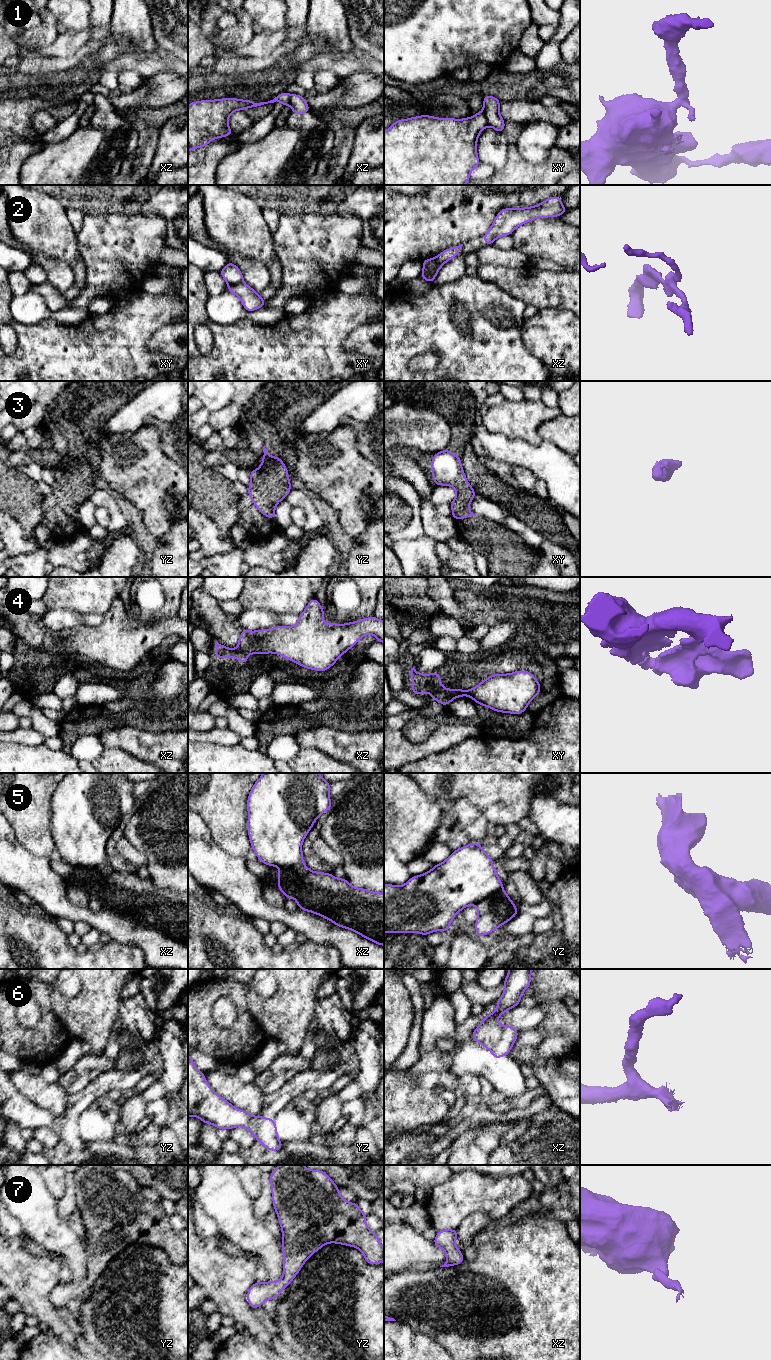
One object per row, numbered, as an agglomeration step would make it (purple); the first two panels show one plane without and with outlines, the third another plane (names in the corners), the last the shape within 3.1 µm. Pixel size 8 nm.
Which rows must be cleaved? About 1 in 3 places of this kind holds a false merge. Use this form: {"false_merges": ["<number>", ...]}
{"false_merges": ["1", "2", "4", "5"]}

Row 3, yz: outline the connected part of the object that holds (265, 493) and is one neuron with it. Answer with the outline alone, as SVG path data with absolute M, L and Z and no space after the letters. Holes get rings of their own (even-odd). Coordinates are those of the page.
M263 447L263 459L258 469L250 471L247 494L264 516L275 520L275 507L291 491L288 469L277 456L270 456Z

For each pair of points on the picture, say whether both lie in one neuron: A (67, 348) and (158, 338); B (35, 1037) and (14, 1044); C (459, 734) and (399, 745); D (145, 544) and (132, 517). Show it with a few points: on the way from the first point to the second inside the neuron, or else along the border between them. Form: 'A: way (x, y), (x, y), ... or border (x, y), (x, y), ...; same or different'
A: border (168, 325), (151, 336), (146, 345), (148, 350); different
B: way (30, 1041), (19, 1042); same
C: way (444, 737), (426, 748), (414, 748); same
D: way (143, 537), (137, 524); same

